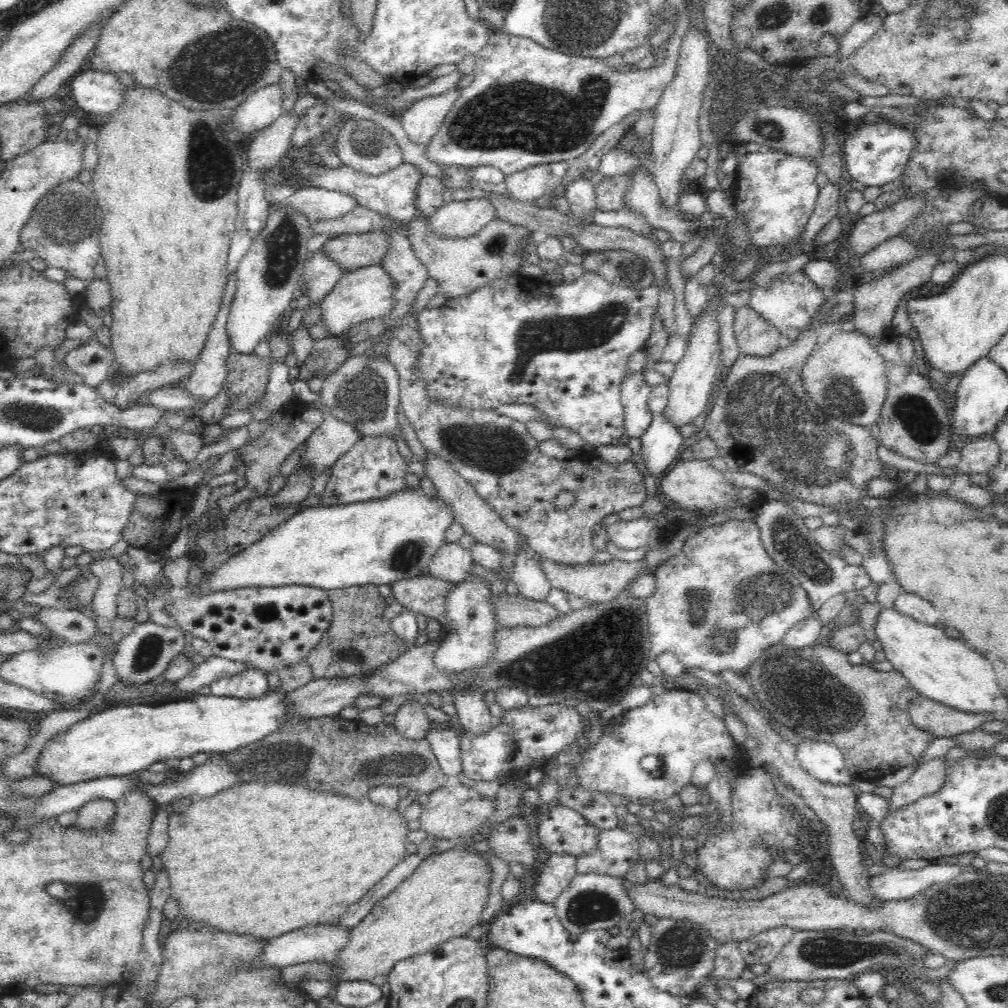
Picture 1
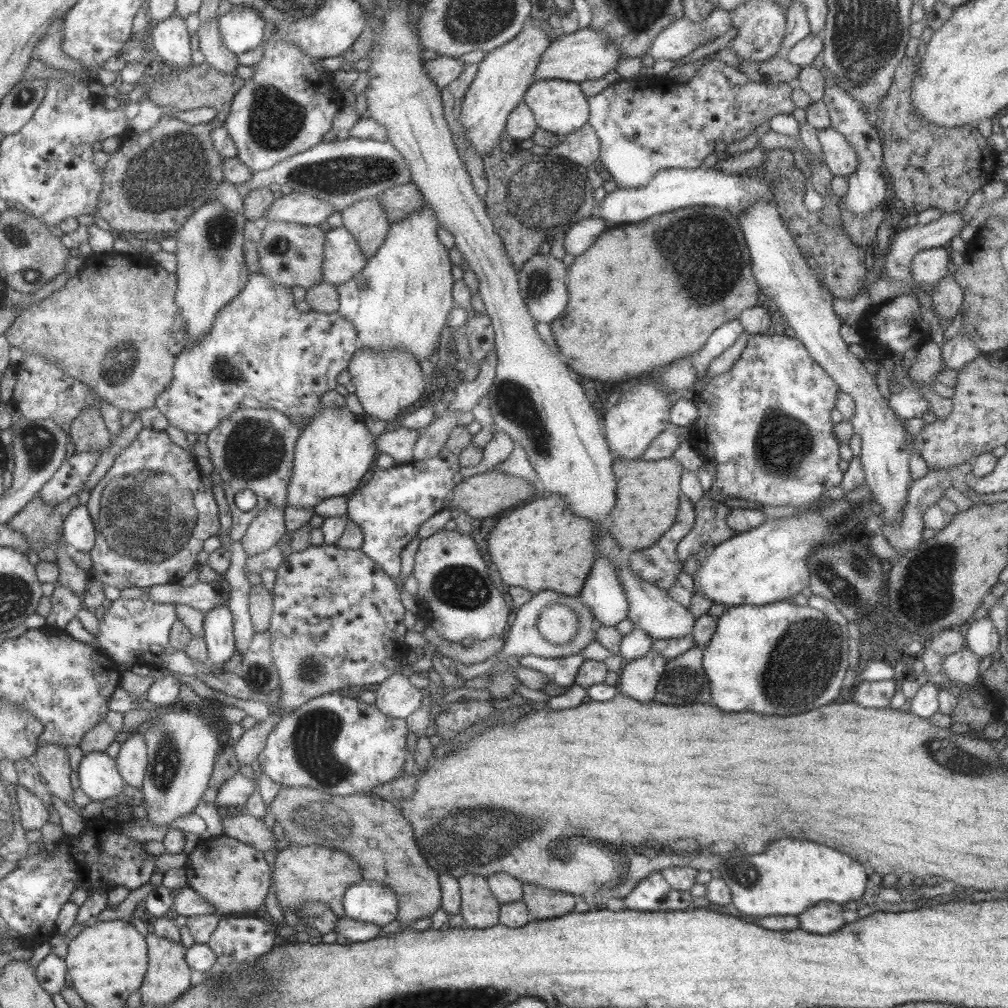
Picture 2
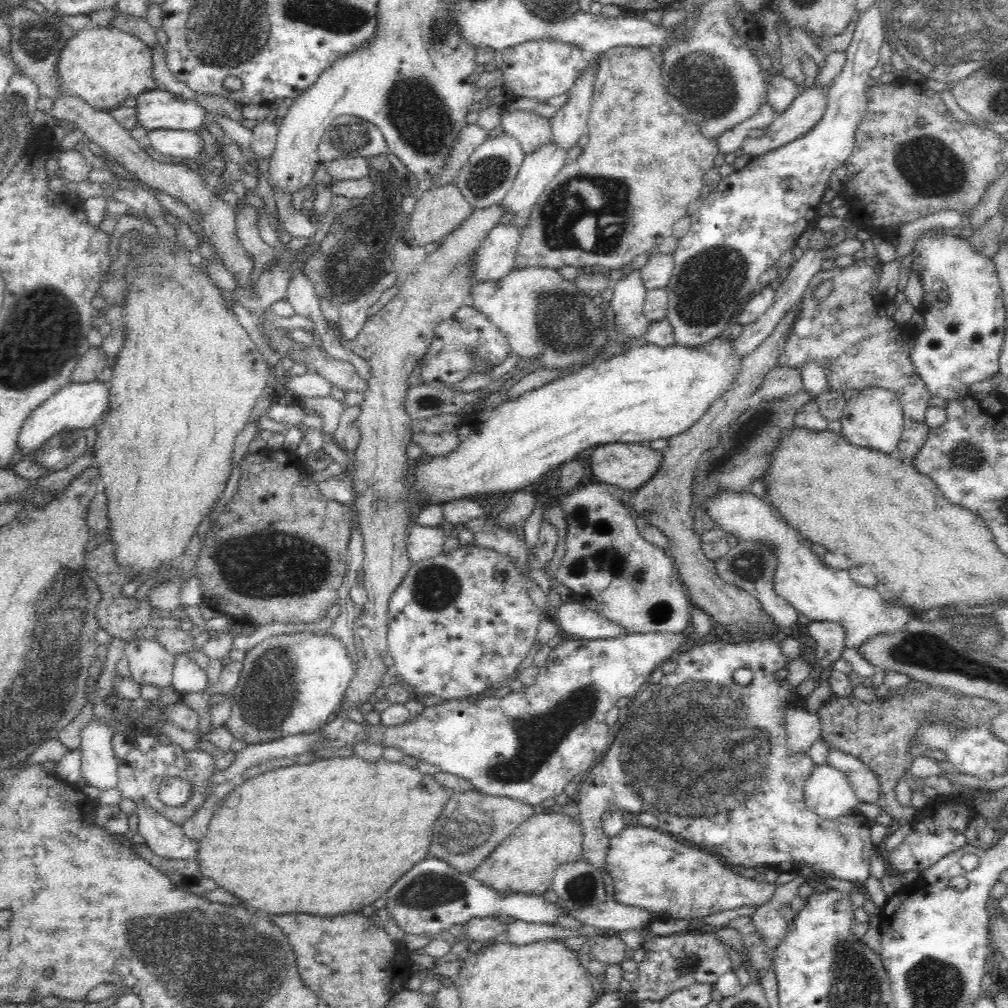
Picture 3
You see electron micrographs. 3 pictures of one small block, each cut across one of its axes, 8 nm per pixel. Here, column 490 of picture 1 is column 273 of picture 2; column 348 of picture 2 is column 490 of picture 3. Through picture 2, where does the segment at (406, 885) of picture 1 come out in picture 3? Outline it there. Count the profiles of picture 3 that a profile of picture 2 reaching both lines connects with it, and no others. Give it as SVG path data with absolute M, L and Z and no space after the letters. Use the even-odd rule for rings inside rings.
M546 811L535 814L522 824L519 824L516 830L490 854L490 858L484 864L480 864L470 876L498 892L522 892L542 895L546 890L550 889L555 871L562 864L580 860L583 857L583 850L584 834L582 823L578 817L572 817L565 813Z

